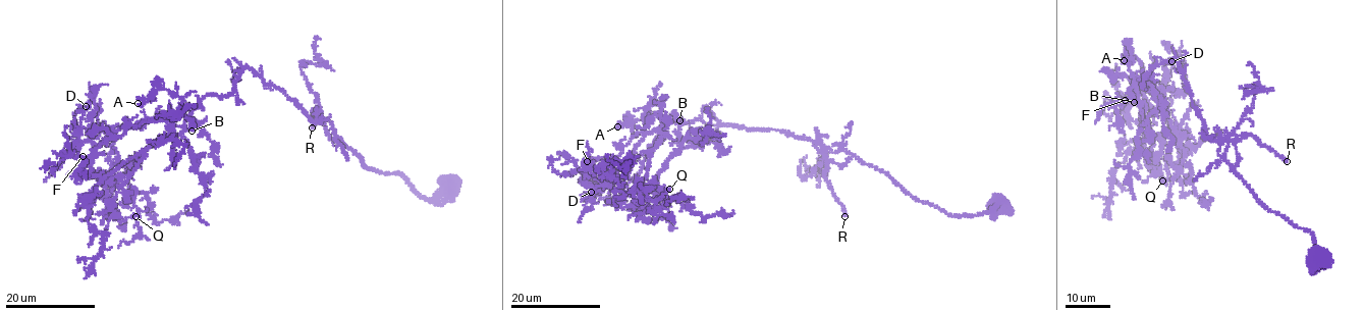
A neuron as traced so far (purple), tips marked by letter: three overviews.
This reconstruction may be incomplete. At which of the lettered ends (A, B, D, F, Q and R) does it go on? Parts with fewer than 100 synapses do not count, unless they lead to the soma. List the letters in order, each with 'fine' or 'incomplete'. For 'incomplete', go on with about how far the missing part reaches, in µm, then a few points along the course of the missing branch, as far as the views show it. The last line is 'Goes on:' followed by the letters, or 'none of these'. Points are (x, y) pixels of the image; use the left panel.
A: fine
B: fine
D: fine
F: fine
Q: fine
R: incomplete; about 300 µm are missing
Goes on: R

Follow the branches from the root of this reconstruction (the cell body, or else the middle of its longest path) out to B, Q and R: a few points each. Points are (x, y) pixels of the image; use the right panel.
B: (1320, 255), (1318, 268), (1313, 235), (1261, 203), (1226, 143), (1207, 135), (1177, 61), (1134, 83), (1134, 102)
Q: (1320, 255), (1318, 268), (1313, 235), (1235, 171), (1169, 60), (1135, 87), (1167, 147), (1162, 181)
R: (1320, 255), (1318, 268), (1313, 235), (1261, 203), (1226, 160), (1226, 143), (1221, 142), (1253, 136), (1287, 161)

